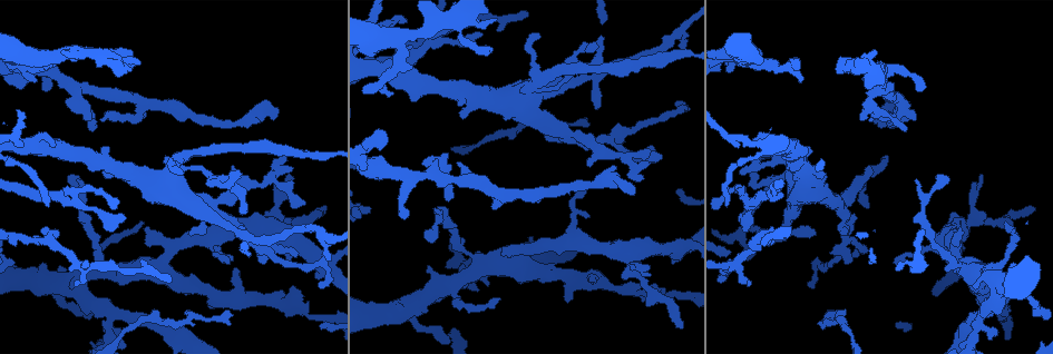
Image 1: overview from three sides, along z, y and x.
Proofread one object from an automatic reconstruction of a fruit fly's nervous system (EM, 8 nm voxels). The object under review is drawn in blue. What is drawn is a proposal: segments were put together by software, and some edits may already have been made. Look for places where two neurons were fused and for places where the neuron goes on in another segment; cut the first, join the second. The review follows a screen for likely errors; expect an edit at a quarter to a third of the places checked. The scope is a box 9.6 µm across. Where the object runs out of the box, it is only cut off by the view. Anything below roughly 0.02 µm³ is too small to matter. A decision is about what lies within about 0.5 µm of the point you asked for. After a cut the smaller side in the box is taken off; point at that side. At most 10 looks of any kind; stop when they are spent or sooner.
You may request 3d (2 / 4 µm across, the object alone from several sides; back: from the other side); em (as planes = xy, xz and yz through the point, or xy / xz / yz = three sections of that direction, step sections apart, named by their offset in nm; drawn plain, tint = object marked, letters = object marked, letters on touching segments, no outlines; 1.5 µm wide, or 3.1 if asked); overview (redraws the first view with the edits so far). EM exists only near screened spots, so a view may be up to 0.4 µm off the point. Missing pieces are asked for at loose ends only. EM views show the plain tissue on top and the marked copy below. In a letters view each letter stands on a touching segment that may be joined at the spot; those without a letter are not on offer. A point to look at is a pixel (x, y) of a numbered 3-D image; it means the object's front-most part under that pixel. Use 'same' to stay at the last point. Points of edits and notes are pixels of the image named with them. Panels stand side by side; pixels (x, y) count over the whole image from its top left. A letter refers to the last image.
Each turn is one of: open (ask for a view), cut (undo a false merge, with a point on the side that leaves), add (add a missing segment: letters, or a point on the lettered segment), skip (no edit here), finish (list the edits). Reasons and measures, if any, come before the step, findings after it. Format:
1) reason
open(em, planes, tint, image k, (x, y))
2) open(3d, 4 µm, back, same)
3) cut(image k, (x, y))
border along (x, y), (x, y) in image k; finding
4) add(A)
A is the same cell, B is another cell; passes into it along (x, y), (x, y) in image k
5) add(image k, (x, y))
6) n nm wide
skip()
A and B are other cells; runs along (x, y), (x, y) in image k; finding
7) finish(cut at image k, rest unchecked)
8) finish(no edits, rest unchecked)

free end
open(3d, 4 µm, image 1, (325, 205))

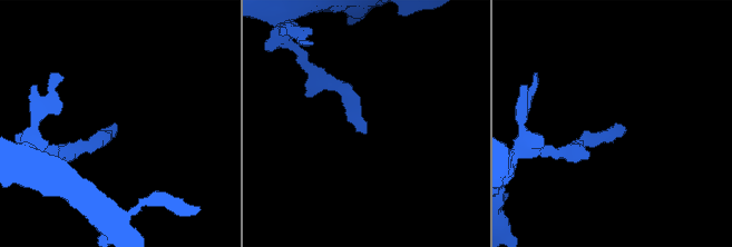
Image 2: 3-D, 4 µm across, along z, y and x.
open(em, yz, step 4, letters, image 2, (363, 132))

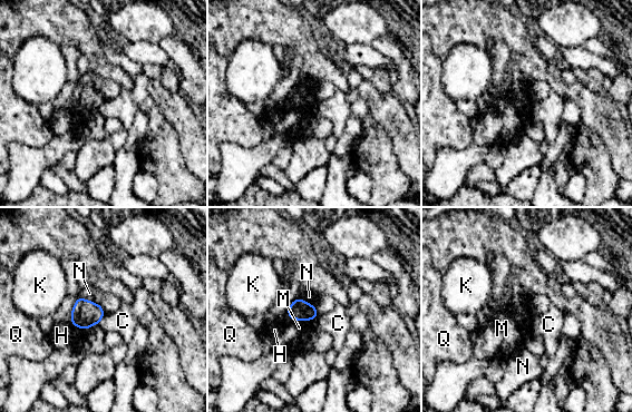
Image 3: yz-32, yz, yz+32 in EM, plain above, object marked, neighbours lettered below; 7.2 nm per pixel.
open(em, planes, letters, same)

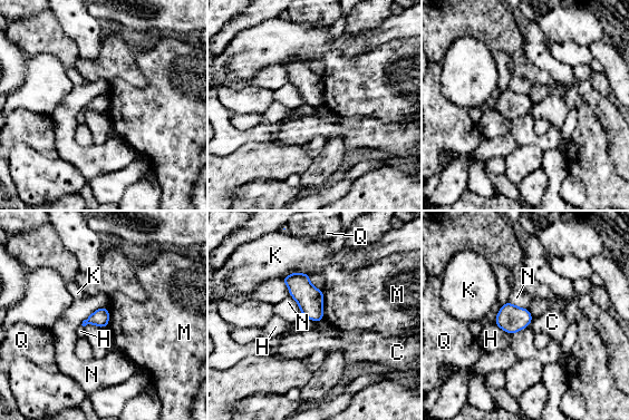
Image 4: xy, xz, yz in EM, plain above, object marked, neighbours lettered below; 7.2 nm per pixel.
130 nm wide
skip()
C, H, K, M, N and Q are other cells; border along (532, 319), (529, 324) in image 4; no lettered segment goes on from it

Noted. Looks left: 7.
an open end
open(3d, 2 µm, back, image 1, (665, 289))

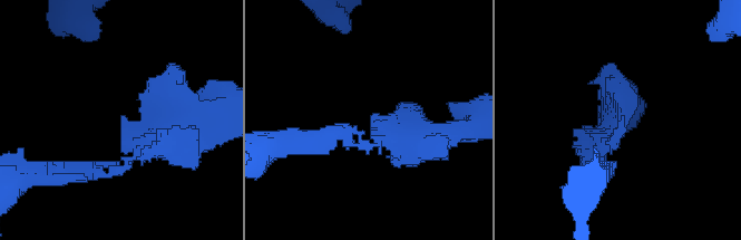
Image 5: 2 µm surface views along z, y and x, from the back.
need the tissue
open(em, planes, letters, image 5, (625, 113))

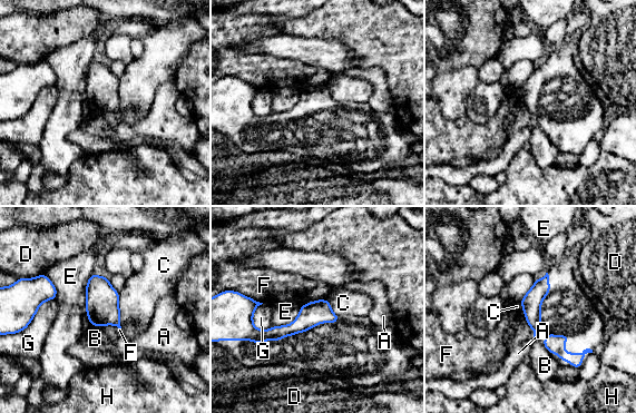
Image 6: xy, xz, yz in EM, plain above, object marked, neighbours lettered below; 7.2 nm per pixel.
skip()
A, B, C, D, E, F, G and H are other cells; border along (91, 325), (116, 325), (120, 330) in image 6; none of them fits

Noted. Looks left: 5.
looks like a crossing
open(3d, 4 µm, image 1, (970, 226))

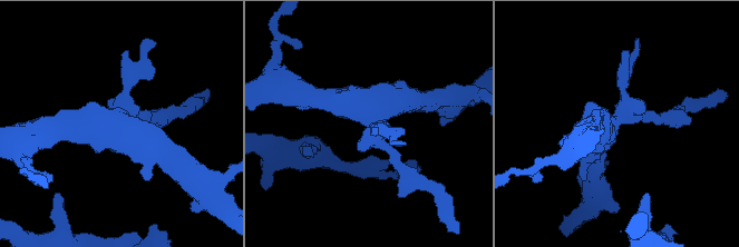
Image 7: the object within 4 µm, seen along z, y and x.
4 arms
open(em, 3.1 µm, planes, letters, image 7, (123, 119))

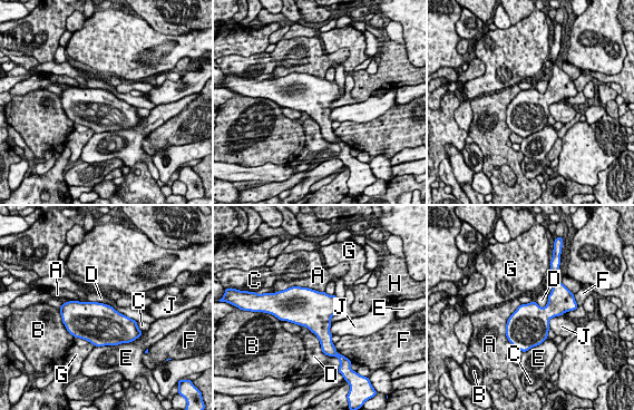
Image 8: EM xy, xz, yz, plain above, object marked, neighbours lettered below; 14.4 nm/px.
skip()
A, B, C, D, E, F, G, H and J are other cells; border along (78, 300), (109, 304), (137, 321) in image 8; all the same neuron

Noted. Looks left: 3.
sharp bend
open(em, planes, tint, image 1, (823, 323))

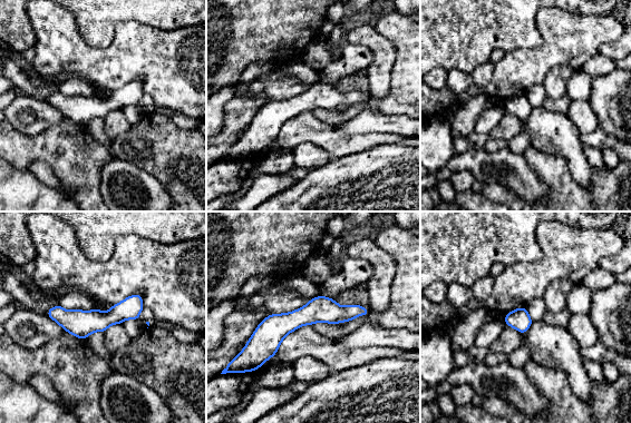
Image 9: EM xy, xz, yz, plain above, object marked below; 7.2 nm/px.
see the neighbours
open(em, planes, letters, same)

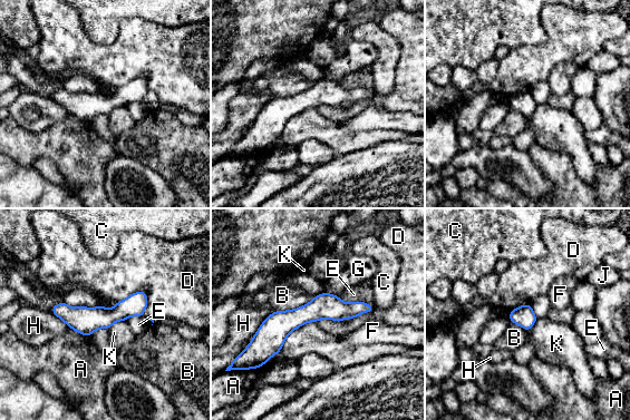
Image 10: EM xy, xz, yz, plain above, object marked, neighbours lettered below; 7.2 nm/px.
skip()
A, B, C, D, E, F, G, H, J and K are other cells; border along (125, 320), (118, 320), (107, 329) in image 10; continuous, no second neuron

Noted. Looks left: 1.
finish(no edits, rest unchecked)

